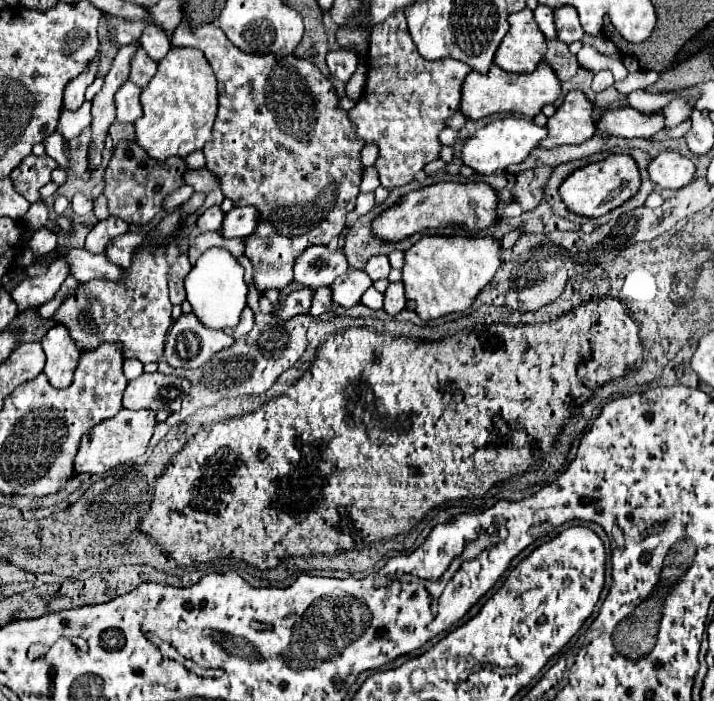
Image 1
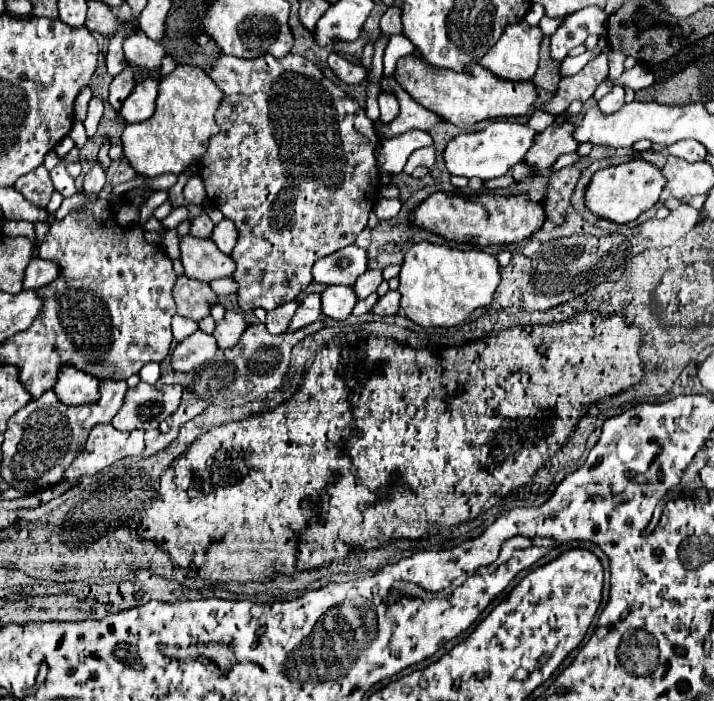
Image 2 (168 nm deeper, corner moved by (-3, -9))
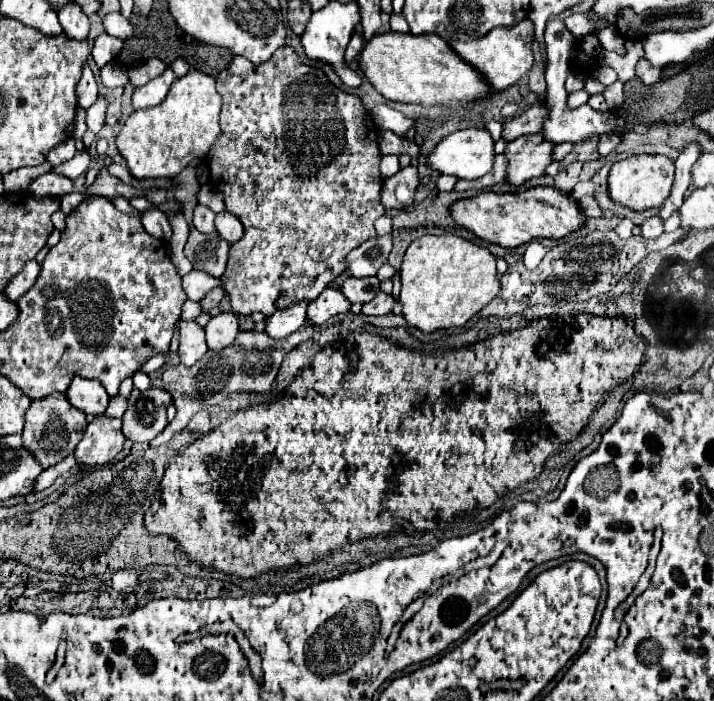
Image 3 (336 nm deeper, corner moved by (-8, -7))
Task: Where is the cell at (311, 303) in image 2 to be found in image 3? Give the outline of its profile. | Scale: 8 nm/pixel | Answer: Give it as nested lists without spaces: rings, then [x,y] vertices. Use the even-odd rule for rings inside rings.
[[[295,303],[271,317],[267,317],[267,335],[273,339],[289,337],[291,333],[303,329],[307,325],[307,305],[309,303]]]

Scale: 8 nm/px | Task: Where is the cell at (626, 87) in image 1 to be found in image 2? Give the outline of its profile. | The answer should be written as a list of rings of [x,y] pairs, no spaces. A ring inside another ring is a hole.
[[[614,85],[610,93],[606,93],[600,101],[598,101],[598,107],[604,111],[604,113],[614,113],[618,111],[620,107],[624,105],[624,89],[620,85]]]

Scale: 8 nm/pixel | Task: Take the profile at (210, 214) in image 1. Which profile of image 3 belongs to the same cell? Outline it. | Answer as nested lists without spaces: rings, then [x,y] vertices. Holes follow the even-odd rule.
[[[197,205],[195,207],[195,213],[193,213],[193,225],[195,229],[199,229],[201,233],[213,233],[215,231],[215,213],[203,205]]]

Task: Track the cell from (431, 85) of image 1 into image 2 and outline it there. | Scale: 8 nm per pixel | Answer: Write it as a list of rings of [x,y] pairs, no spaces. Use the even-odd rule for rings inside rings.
[[[390,7],[382,19],[380,19],[380,27],[382,27],[382,33],[386,35],[396,35],[396,33],[402,33],[402,23],[400,23],[400,7]]]

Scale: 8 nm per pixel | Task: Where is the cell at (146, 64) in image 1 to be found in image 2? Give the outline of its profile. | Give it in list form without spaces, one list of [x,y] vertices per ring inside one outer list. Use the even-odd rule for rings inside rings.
[[[140,27],[126,35],[122,47],[124,47],[124,57],[130,63],[146,67],[148,71],[154,71],[156,67],[160,67],[160,61],[164,59],[162,45],[148,39]]]

